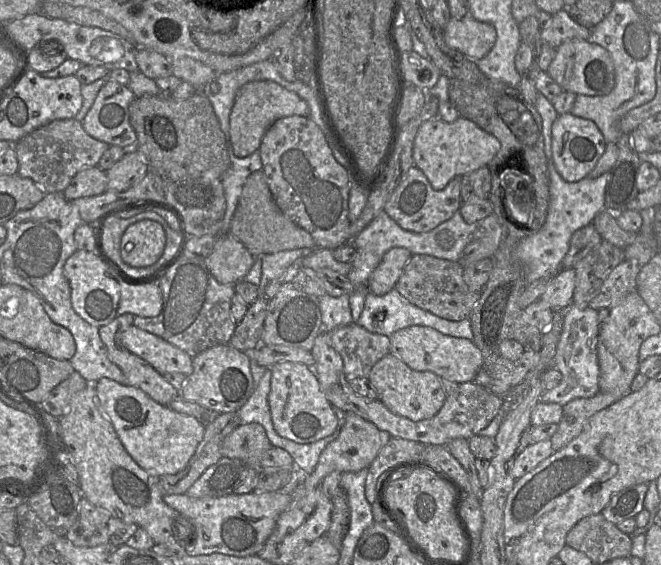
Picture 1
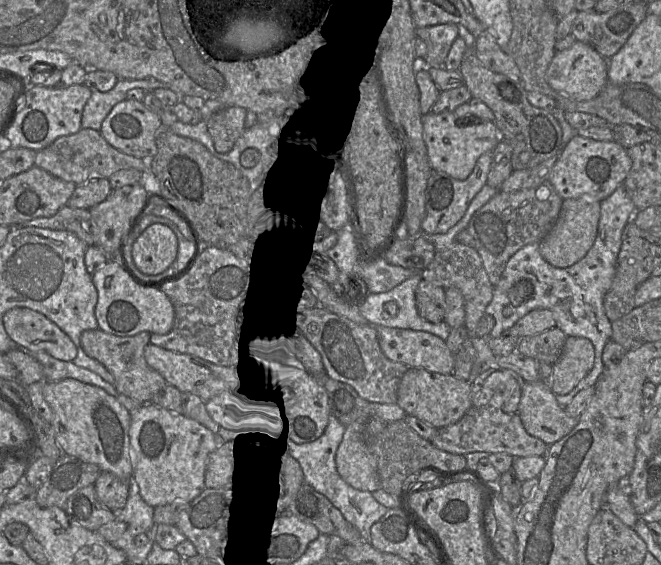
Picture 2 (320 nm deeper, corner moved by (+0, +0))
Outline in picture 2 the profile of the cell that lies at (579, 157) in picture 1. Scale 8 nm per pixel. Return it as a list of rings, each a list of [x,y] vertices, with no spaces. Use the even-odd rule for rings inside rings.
[[[575,135],[553,166],[549,182],[563,200],[587,198],[601,202],[623,185],[631,166],[627,149],[615,141],[596,141]]]

